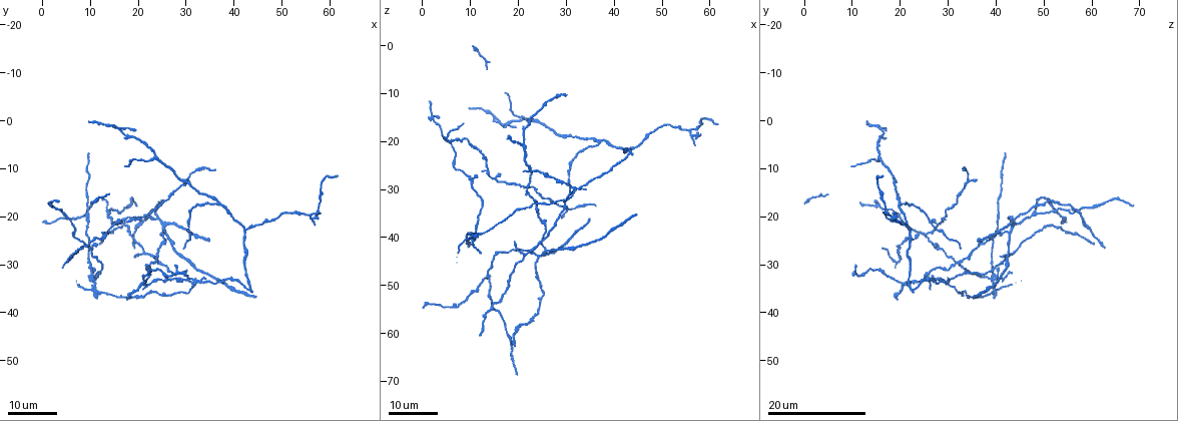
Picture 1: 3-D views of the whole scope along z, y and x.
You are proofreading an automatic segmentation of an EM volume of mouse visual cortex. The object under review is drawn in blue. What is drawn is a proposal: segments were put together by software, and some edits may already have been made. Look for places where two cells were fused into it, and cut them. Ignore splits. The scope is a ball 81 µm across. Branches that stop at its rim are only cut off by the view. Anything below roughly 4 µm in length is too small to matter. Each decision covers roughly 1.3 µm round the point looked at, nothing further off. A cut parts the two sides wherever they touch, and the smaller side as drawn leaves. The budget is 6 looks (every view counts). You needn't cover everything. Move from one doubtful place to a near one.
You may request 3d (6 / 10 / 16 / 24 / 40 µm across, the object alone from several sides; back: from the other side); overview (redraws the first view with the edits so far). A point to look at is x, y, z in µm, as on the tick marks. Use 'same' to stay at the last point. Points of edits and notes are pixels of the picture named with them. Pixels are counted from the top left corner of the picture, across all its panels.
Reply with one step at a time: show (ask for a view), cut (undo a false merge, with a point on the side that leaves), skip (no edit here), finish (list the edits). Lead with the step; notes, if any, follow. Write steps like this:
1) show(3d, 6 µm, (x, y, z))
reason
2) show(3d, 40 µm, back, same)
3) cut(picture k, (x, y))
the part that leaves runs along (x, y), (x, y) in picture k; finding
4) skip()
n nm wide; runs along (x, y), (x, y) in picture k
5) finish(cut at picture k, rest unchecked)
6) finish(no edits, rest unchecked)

show(3d, 24 µm, (30.5, 12.0, 34.5))
sudden change in width

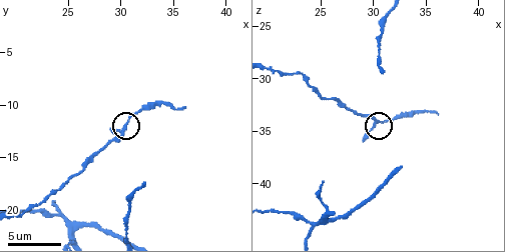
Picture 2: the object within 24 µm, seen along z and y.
show(3d, 10 µm, (30.4, 12.4, 34.2))
closer look

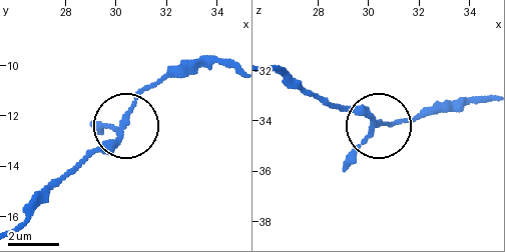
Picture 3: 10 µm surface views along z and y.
skip()
170 nm wide; runs along (21, 226), (46, 194), (111, 142), (130, 103), (167, 73) in picture 3; continuous, no second cell

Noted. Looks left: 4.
show(3d, 24 µm, (26.0, 23.0, 42.5))
two arms in line, one across

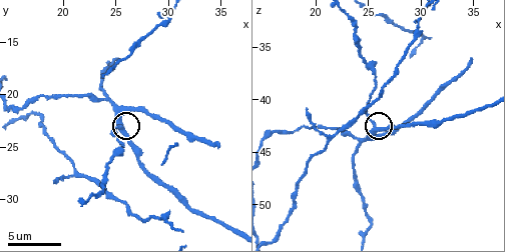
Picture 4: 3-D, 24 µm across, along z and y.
show(3d, 10 µm, (25.8, 23.4, 42.8))

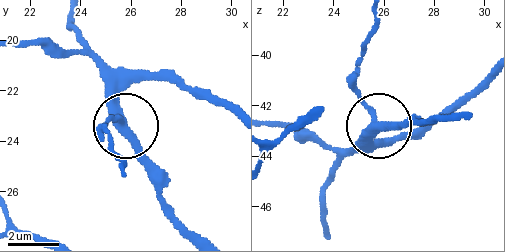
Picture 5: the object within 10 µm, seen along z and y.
skip()
3 arms; all the same cell

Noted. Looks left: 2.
show(3d, 24 µm, (32.0, 33.5, 30.0))
four or more arms meet

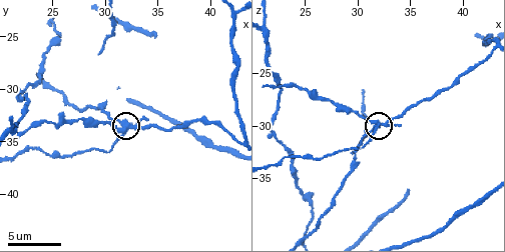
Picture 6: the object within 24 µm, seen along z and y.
show(3d, 10 µm, (31.6, 33.8, 29.6))

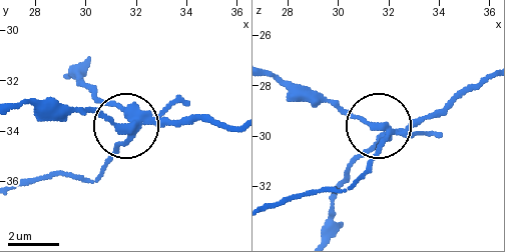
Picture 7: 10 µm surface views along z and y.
cut(picture 7, (124, 146))
side arm 79 µm; 4 arms; a second cell is stuck on

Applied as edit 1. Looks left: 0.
finish(cut at picture 7, rest unchecked)

